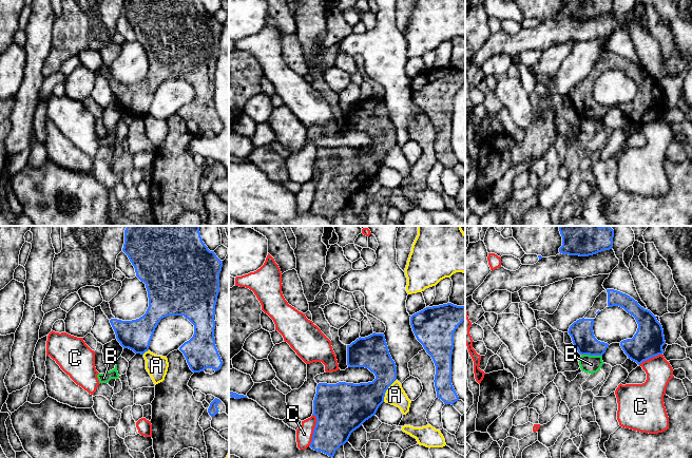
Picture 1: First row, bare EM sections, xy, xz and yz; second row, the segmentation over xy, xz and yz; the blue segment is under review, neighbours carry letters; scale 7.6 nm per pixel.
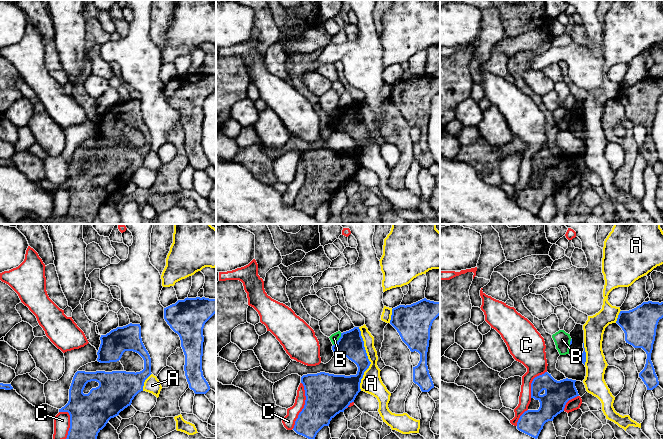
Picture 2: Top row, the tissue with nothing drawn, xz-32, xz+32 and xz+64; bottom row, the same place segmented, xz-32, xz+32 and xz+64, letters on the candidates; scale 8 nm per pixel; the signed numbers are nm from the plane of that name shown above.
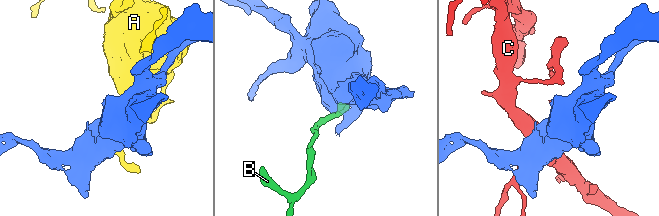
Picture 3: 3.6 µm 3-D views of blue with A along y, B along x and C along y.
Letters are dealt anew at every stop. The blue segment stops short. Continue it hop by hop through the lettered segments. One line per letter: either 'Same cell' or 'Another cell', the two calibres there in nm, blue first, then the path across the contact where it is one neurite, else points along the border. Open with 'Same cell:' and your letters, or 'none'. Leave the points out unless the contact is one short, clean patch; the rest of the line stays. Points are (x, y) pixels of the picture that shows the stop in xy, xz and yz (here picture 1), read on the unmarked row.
Same cell: none
A: Another cell. Thickness 300 nm (blue) against 150 nm
B: Another cell. Thickness 180 nm (blue) against 140 nm. Boundary: yz (581, 117), (601, 119)
C: Another cell. Thickness 380 nm (blue) against 130 nm

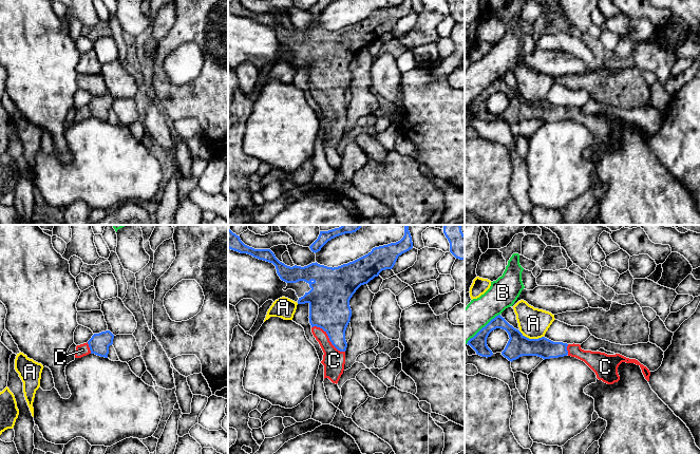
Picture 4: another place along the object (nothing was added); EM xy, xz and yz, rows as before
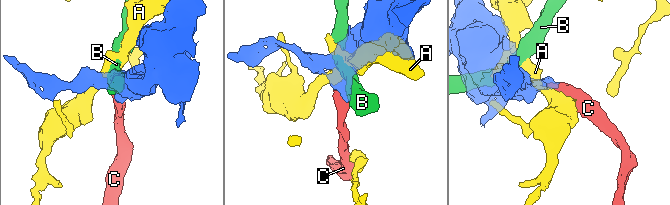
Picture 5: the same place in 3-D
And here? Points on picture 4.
Same cell: C
A: Another cell. Thickness 170 nm (blue) against 240 nm. Boundary: yz (518, 94), (529, 101), (543, 100)
B: Another cell. Thickness 120 nm (blue) against 240 nm
C: Same cell. Thickness 320 nm (blue) against 170 nm. Path across: xz (329, 73), (328, 100), (334, 109), (334, 124)

